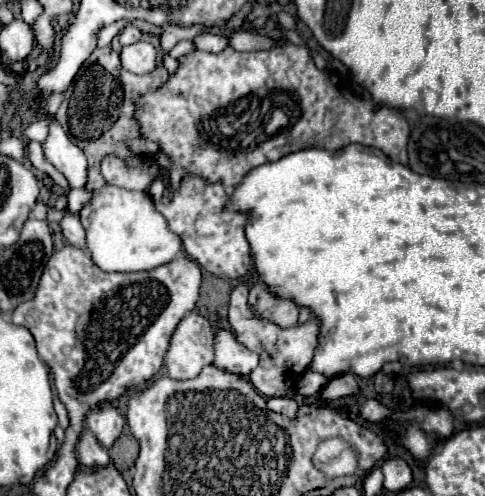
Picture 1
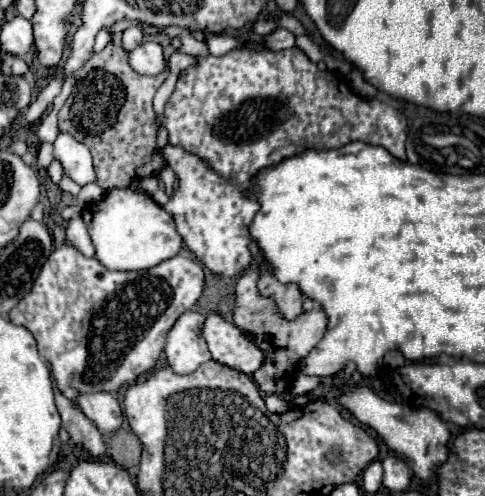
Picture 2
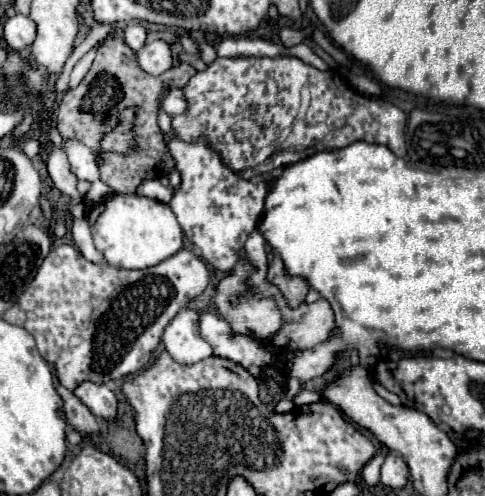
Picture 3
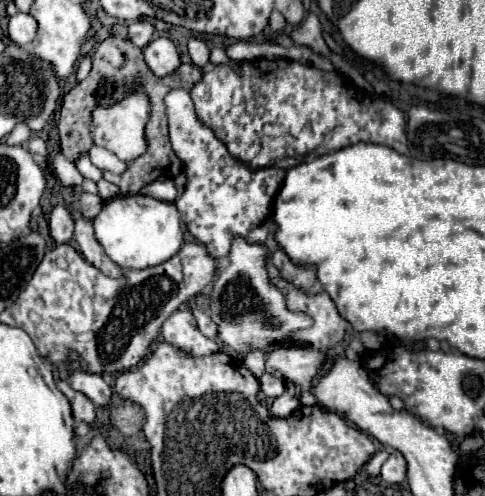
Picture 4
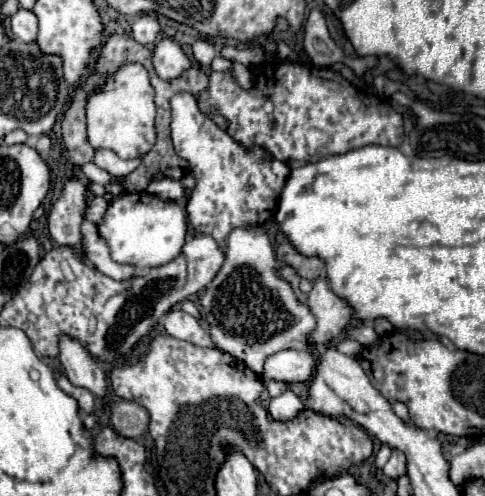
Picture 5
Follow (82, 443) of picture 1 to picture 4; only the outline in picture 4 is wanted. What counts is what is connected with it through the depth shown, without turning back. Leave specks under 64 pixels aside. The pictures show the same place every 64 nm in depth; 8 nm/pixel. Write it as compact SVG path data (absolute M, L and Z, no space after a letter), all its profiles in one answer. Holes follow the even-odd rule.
M58 380L58 388L60 388L60 392L64 392L64 396L68 396L70 404L72 404L74 420L84 420L84 422L94 424L96 414L94 414L92 400L88 396L84 396L82 392L76 392L66 380Z

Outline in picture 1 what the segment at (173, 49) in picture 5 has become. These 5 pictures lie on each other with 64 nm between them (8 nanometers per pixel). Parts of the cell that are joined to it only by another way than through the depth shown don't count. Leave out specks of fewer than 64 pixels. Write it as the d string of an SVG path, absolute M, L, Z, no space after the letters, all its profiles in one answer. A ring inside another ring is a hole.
M140 40L132 46L124 46L120 52L120 58L124 68L134 74L150 74L160 64L158 48L146 40Z

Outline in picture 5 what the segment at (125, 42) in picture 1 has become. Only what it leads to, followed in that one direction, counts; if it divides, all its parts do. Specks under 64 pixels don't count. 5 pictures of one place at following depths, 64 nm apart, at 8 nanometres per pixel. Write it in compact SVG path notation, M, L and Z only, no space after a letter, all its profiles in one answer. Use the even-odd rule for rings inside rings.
M142 14L132 24L134 40L140 42L140 44L146 44L146 46L154 44L160 30L162 30L162 26L160 26L160 22L158 22L158 18L154 14Z

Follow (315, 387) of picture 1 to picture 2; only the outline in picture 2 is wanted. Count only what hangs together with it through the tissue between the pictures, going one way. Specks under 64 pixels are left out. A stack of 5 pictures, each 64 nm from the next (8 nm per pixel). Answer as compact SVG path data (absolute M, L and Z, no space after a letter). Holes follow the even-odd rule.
M298 374L296 380L292 382L292 388L290 388L290 394L292 396L298 396L298 394L306 394L310 392L310 386L318 384L318 378L312 378L312 376L304 376L304 374Z

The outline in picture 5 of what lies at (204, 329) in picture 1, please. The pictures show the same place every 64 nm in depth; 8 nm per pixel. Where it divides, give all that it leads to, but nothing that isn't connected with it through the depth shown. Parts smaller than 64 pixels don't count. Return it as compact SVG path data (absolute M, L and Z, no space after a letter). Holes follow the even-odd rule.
M174 306L166 316L164 316L164 330L178 338L178 340L188 340L196 346L214 346L208 332L200 326L200 322L186 314L184 310L180 310L178 306Z

